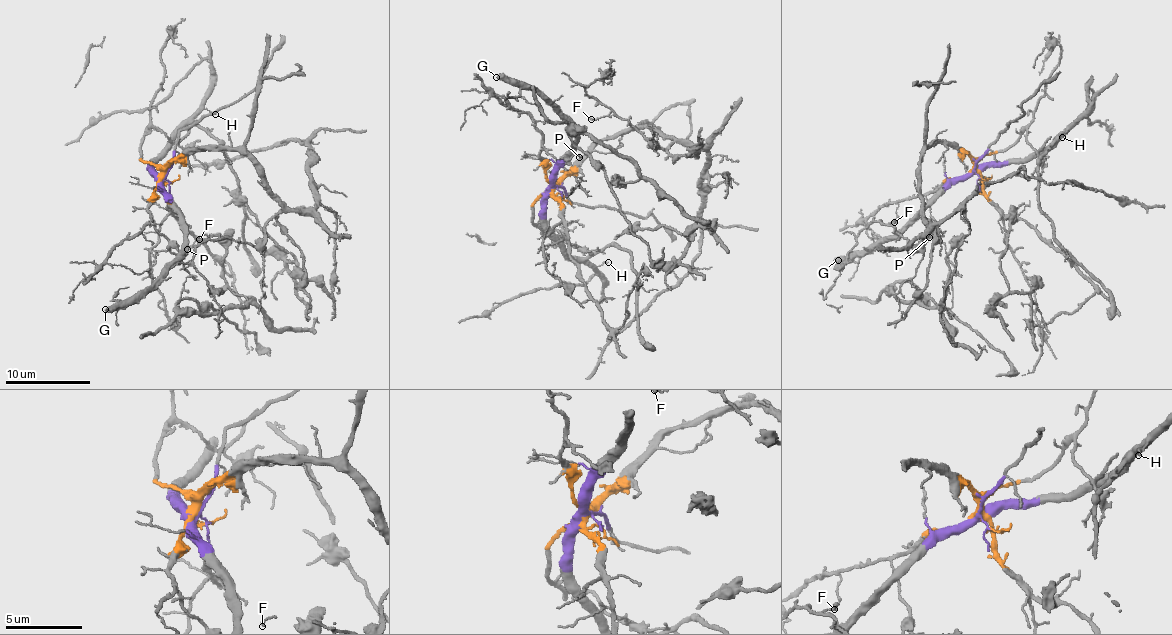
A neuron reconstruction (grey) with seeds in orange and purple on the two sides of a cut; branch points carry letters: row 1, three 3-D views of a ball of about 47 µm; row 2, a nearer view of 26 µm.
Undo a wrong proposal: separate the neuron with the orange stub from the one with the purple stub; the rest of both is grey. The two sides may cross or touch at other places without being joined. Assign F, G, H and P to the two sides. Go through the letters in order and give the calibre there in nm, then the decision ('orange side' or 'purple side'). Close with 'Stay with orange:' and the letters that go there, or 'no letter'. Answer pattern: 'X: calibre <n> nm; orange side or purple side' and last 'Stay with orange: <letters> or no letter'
F: calibre 130 nm; orange side
G: calibre 440 nm; purple side
H: calibre 80 nm; purple side
P: calibre 140 nm; orange side
Stay with orange: F, P

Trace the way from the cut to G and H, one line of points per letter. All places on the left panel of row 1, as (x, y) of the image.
G: (160, 177), (162, 193), (179, 218), (184, 246), (144, 291), (104, 310)
H: (160, 177), (153, 169), (155, 160), (180, 129), (207, 109), (216, 114)

